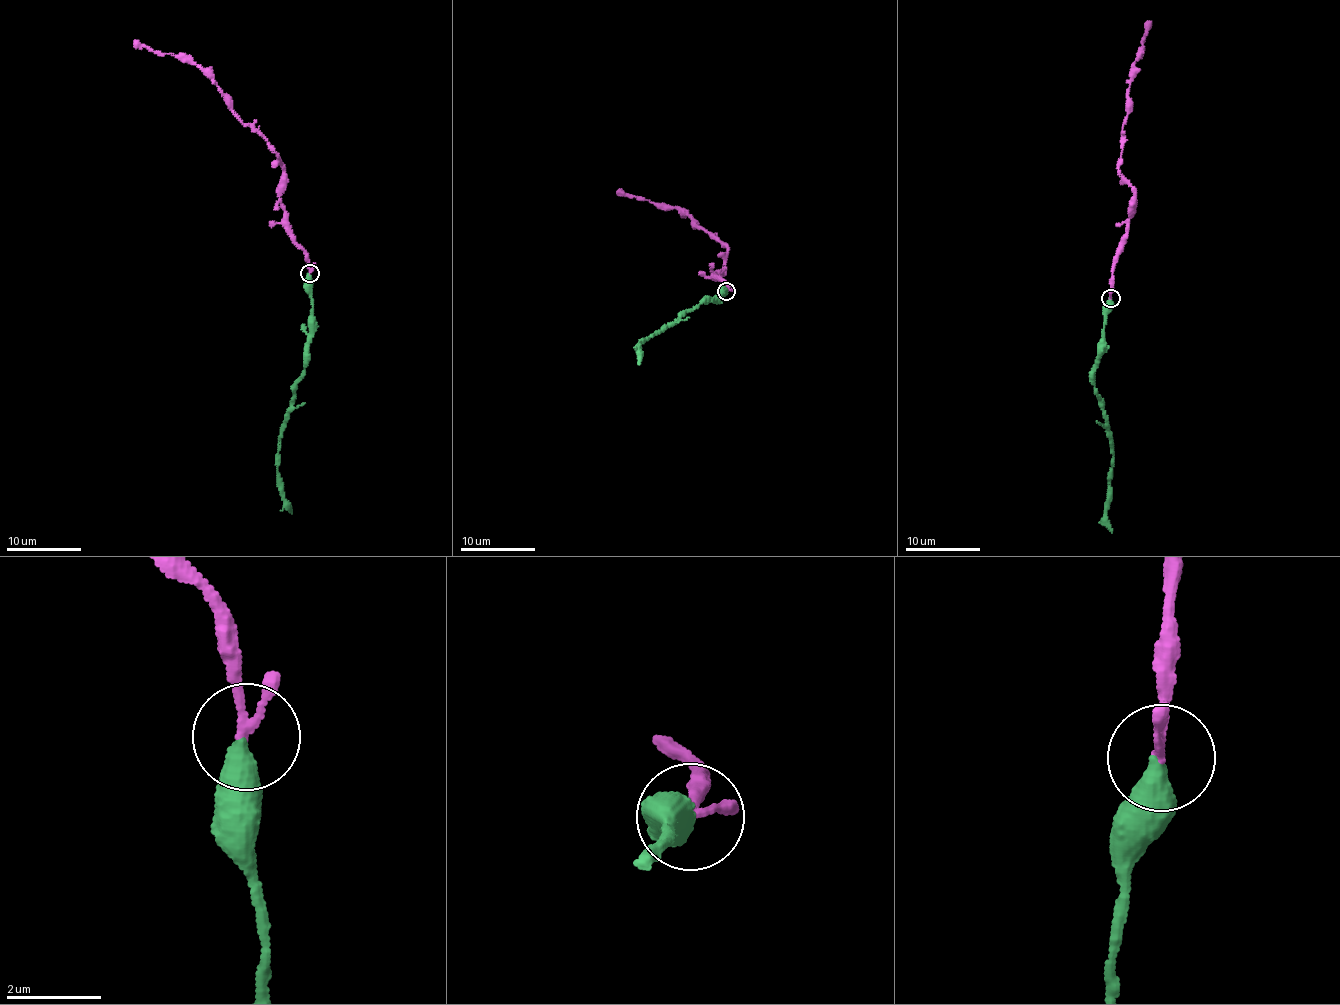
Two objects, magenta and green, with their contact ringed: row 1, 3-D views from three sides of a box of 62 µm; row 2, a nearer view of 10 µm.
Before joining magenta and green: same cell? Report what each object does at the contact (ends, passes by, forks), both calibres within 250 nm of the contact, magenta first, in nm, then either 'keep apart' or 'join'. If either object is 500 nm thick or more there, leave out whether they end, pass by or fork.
magenta passes by; green ends there; 140 nm thick on the magenta side, 440 nm on the other; join

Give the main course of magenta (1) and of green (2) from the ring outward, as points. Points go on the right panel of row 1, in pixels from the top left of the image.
1: (1111, 298), (1111, 278), (1125, 243), (1134, 188), (1119, 166), (1125, 139), (1122, 129), (1147, 21)
2: (1111, 298), (1104, 326), (1104, 351), (1094, 370), (1094, 393), (1100, 401), (1113, 454), (1106, 520), (1112, 533)

